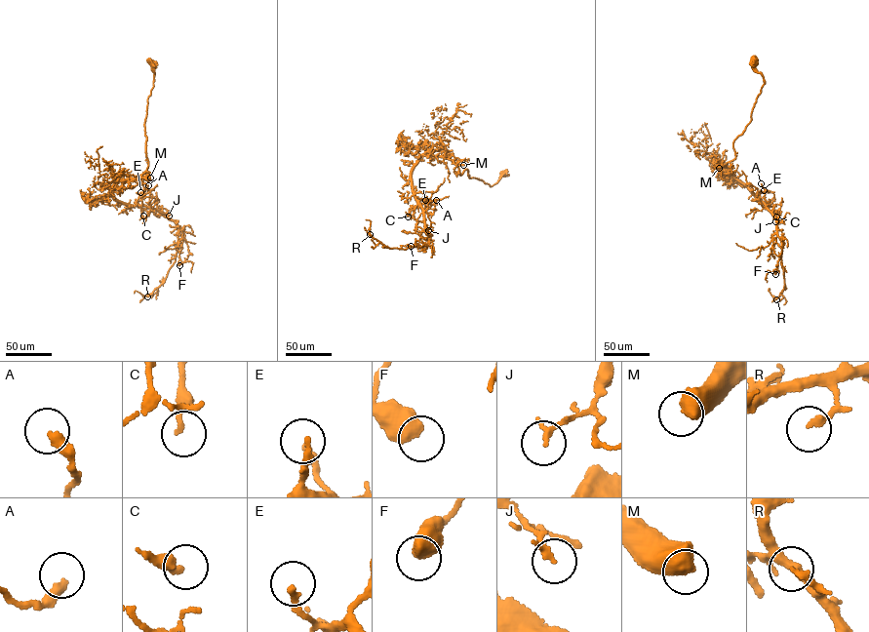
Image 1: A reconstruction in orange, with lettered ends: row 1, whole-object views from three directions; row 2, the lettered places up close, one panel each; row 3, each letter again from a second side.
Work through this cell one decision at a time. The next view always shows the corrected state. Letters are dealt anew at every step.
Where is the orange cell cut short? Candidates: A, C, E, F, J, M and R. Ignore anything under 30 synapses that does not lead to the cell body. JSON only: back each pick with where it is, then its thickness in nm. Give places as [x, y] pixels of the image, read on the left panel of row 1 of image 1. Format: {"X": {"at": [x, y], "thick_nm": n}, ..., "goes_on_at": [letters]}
{"E": {"at": [140, 192], "thick_nm": 200}, "M": {"at": [150, 177], "thick_nm": 650}, "goes_on_at": ["E", "M"]}

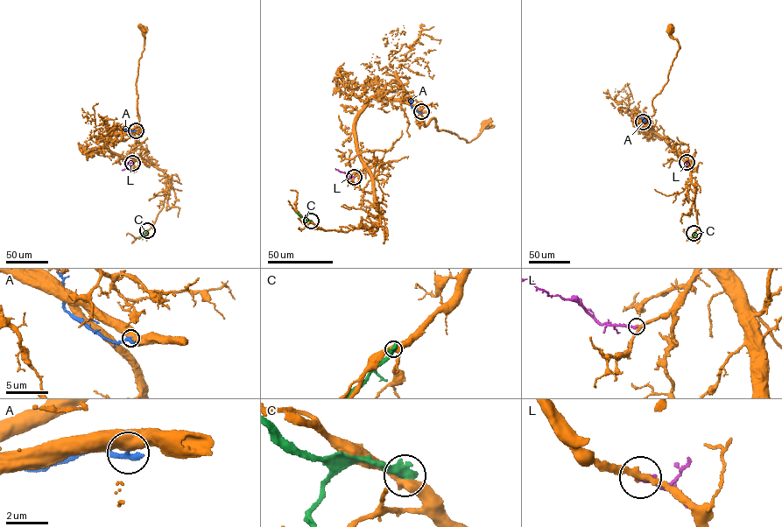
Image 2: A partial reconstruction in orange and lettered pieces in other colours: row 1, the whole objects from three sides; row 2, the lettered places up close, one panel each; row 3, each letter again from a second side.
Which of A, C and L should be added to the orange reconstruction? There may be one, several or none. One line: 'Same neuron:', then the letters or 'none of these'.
Same neuron: L

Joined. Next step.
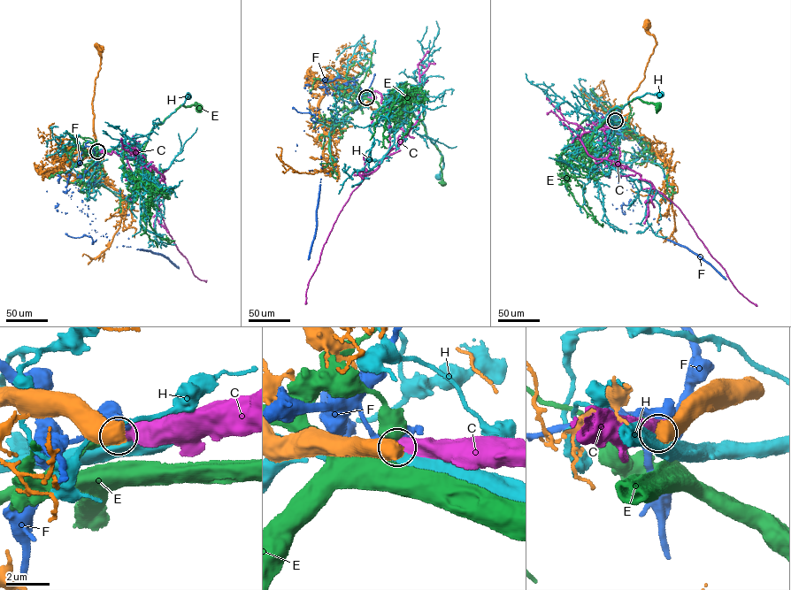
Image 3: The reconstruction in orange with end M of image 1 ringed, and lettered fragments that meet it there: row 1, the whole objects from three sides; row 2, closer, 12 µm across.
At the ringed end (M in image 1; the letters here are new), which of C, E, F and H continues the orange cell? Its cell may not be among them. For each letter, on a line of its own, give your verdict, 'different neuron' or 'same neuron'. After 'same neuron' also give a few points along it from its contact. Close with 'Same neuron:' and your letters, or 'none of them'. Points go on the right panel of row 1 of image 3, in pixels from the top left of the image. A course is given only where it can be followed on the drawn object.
C: same neuron; it runs (616, 120), (602, 120), (610, 123), (581, 134), (587, 153), (625, 165), (673, 203), (733, 286), (756, 306)
E: different neuron
F: different neuron
H: different neuron
Same neuron: C

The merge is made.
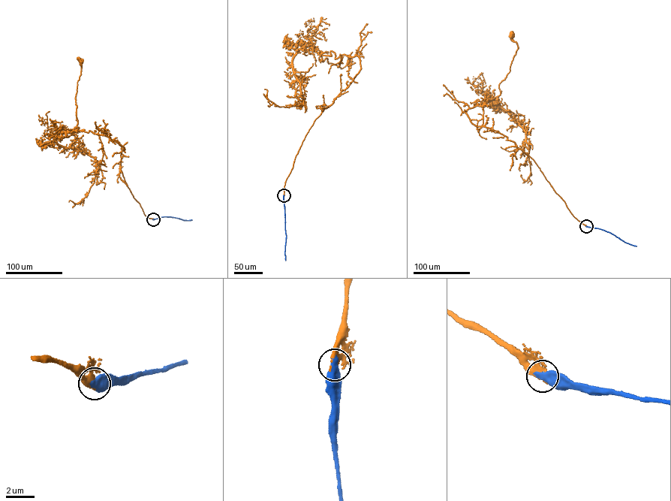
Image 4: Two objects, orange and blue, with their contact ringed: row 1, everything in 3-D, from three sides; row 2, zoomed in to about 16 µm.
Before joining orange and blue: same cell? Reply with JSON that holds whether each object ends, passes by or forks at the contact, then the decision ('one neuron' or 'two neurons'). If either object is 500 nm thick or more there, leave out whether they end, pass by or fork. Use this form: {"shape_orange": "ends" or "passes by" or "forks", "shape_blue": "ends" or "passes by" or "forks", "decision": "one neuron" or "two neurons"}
{"decision": "one neuron"}

